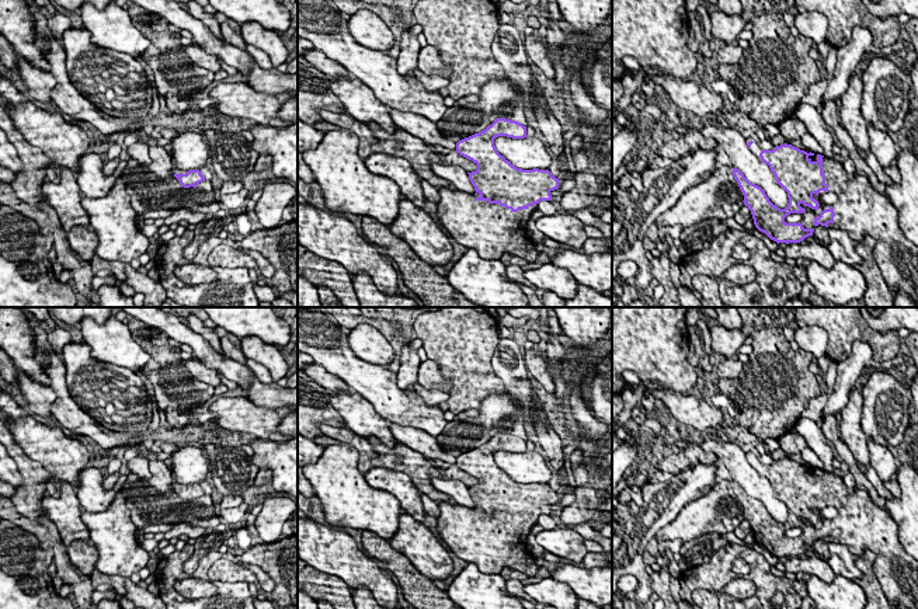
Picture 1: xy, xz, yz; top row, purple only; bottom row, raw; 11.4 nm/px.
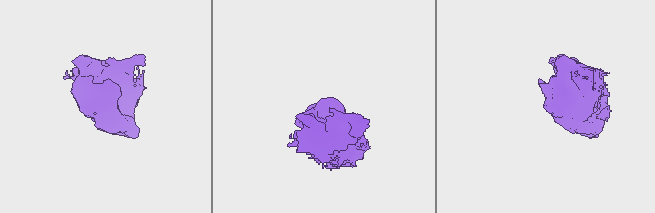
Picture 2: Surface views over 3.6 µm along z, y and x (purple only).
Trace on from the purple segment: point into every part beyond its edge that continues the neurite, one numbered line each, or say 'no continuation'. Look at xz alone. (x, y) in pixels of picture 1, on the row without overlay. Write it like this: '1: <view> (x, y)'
1: xz (487, 542)

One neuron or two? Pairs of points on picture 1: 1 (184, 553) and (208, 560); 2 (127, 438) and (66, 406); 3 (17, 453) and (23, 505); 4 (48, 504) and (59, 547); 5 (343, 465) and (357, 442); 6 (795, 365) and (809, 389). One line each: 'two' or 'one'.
1: one
2: one
3: one
4: two
5: two
6: one

